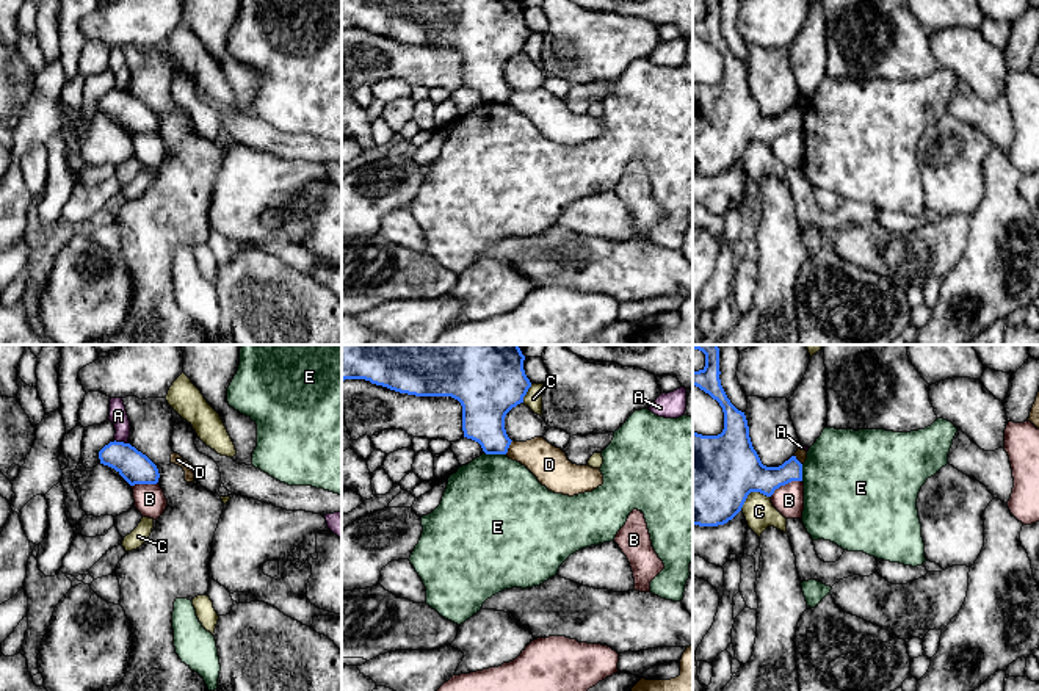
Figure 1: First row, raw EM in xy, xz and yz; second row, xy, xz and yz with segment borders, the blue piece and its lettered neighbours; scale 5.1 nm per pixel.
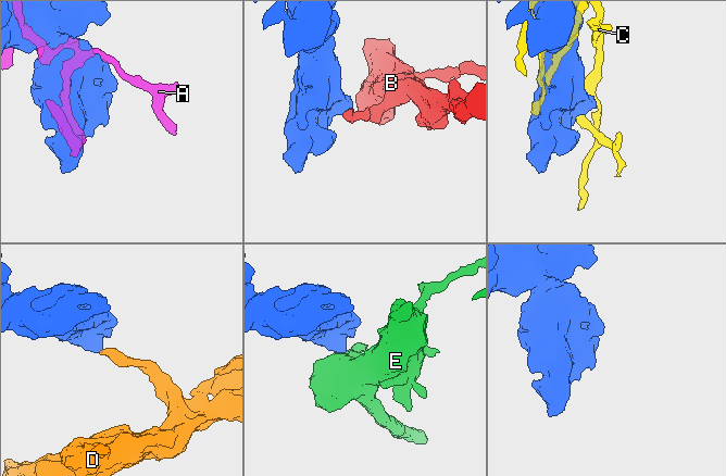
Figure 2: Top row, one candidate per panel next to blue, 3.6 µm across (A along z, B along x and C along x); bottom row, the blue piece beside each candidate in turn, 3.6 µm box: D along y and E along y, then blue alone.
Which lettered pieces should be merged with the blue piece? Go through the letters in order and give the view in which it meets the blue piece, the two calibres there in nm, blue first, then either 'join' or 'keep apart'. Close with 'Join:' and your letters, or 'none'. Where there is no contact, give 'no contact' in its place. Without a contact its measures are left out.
A: xy | 160/100 nm | keep apart
B: yz | 260/160 nm | keep apart
C: yz | 460/160 nm | keep apart
D: xz | 240/190 nm | keep apart
E: xz | 240/480 nm | keep apart
Join: none

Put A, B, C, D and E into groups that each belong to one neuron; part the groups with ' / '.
A / B / C / D / E

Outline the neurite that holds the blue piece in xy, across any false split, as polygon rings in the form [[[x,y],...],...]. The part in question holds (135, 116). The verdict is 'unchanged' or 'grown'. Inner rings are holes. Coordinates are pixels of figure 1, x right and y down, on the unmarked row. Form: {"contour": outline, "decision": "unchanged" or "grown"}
{"contour": [[[110,91],[99,100],[100,113],[114,118],[130,135],[157,133],[157,114],[130,92]]], "decision": "unchanged"}

